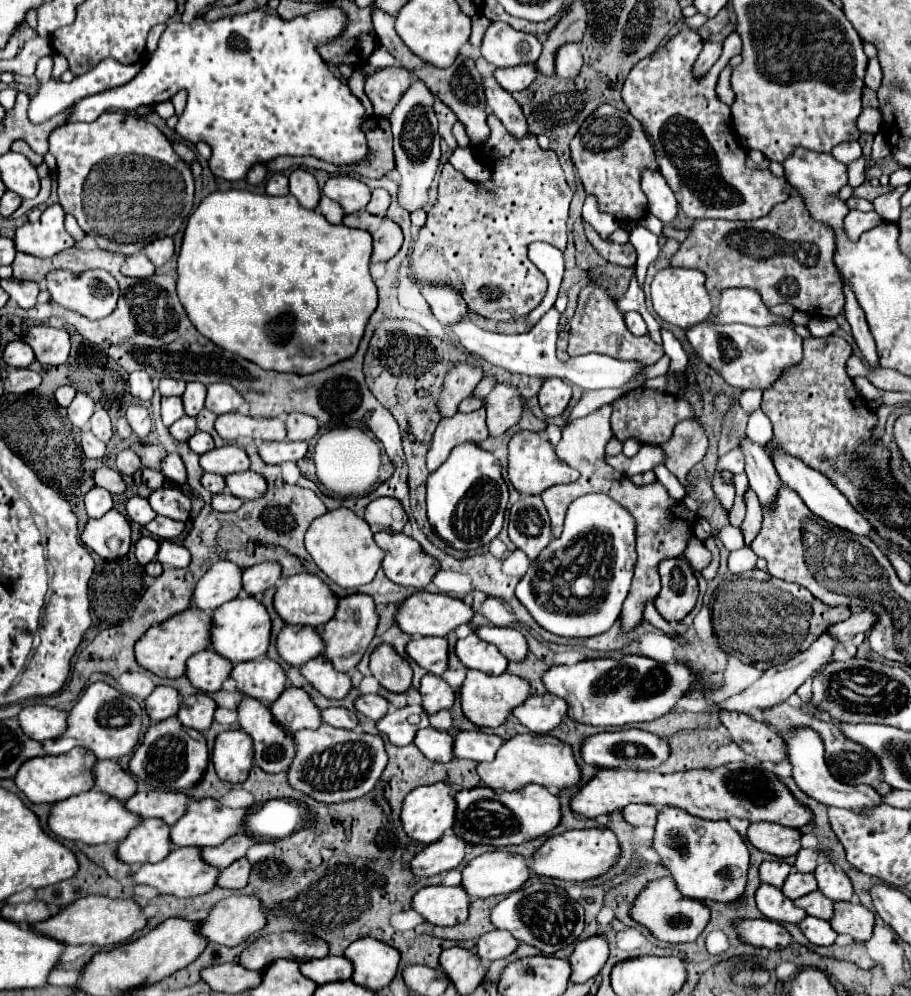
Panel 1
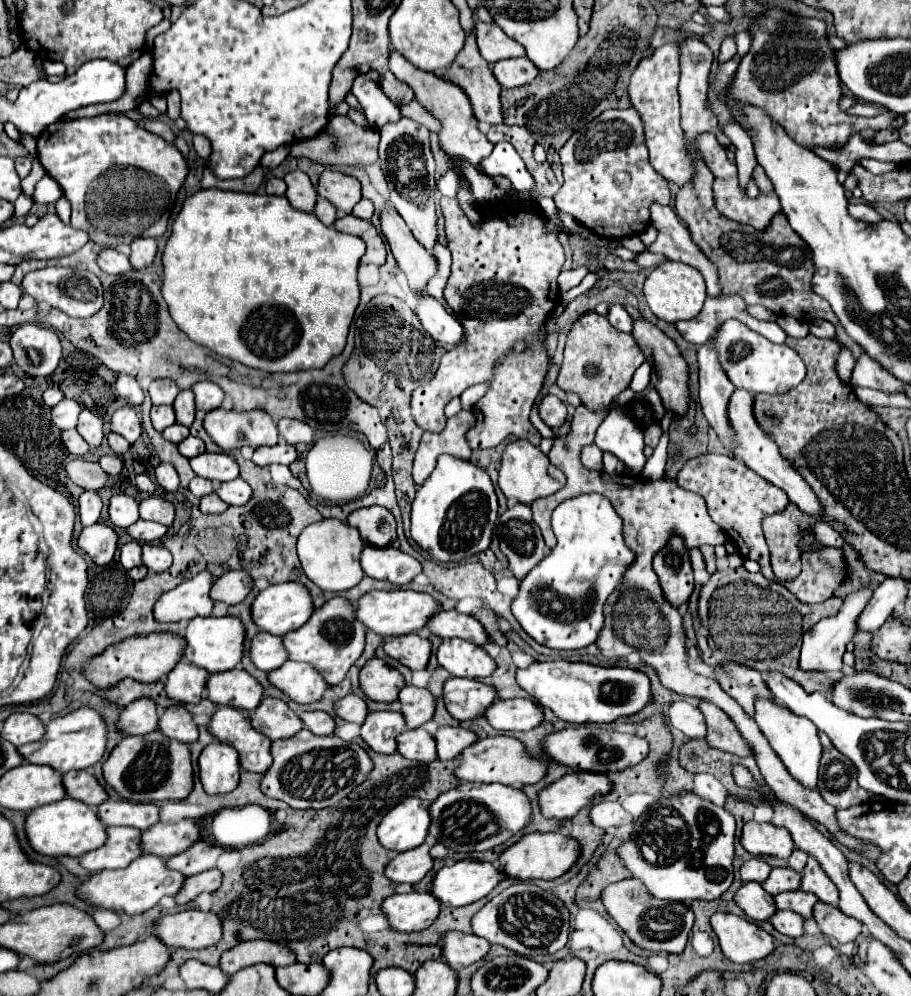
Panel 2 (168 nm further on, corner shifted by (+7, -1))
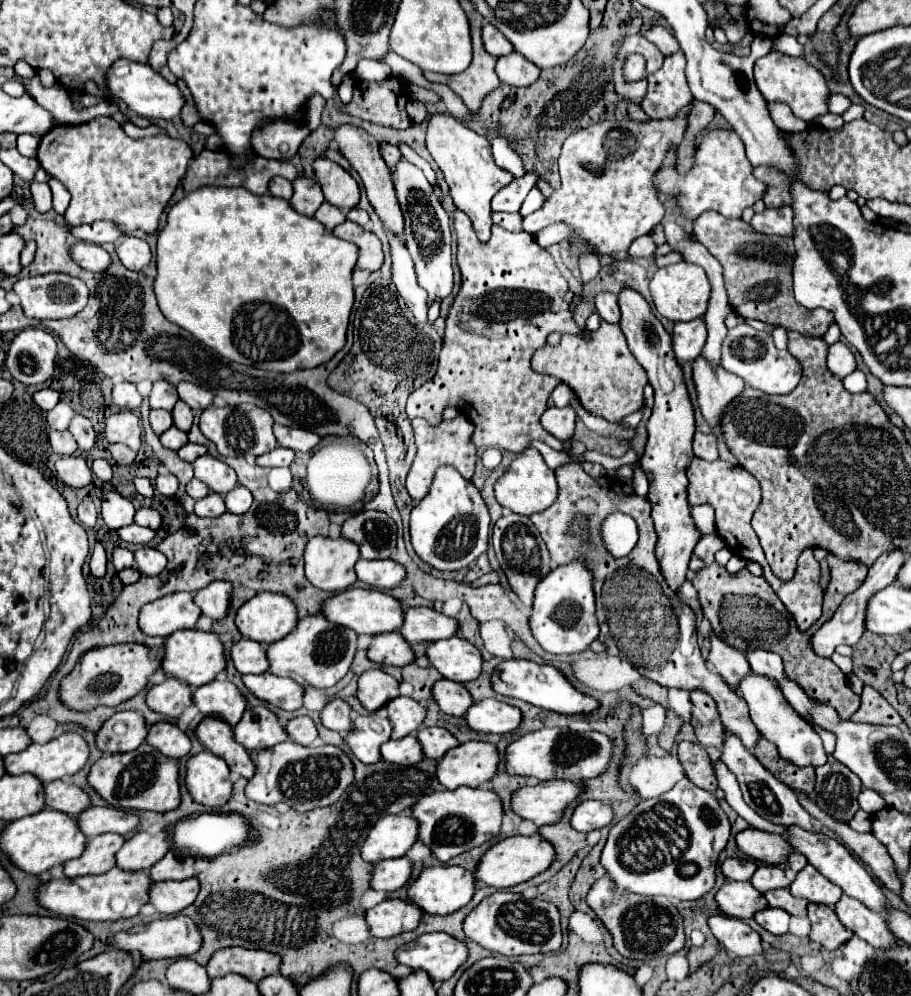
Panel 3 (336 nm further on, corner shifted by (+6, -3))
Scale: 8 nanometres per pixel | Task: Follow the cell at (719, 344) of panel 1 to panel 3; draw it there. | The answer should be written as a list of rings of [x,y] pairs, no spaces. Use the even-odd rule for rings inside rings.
[[[740,324],[728,330],[728,338],[722,344],[720,364],[724,370],[740,376],[748,386],[758,388],[766,394],[788,394],[798,386],[802,378],[800,362],[796,362],[796,358],[788,350],[778,350],[772,342],[770,332],[754,330],[748,324]]]

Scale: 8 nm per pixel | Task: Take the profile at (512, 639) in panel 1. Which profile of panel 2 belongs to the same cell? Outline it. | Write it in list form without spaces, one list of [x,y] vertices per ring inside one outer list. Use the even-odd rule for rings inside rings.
[[[439,610],[427,620],[427,628],[433,636],[439,638],[461,638],[473,644],[487,644],[487,632],[483,630],[481,622],[473,616],[461,614],[457,610]]]

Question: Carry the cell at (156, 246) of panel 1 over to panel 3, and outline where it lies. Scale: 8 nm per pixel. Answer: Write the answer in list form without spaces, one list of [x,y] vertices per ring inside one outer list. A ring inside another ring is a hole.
[[[136,236],[122,238],[122,242],[116,244],[116,252],[118,252],[118,258],[122,260],[122,264],[134,272],[142,272],[150,264],[150,258],[152,258],[148,242],[144,238],[136,238]]]

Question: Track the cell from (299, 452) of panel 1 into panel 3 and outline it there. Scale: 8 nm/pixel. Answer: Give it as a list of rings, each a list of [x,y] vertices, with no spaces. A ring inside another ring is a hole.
[[[278,446],[276,450],[258,456],[258,458],[256,458],[256,464],[258,464],[258,466],[268,466],[268,468],[272,468],[272,466],[290,466],[292,460],[294,460],[294,452],[288,450],[288,448]]]

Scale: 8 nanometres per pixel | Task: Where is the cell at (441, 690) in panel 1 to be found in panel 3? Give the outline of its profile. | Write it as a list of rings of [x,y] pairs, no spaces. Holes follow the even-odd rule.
[[[398,696],[388,702],[388,718],[394,726],[392,738],[404,738],[408,734],[414,734],[418,726],[424,722],[426,708],[408,696]]]

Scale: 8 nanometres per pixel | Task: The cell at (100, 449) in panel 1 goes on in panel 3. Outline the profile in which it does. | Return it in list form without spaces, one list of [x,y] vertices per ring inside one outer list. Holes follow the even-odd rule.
[[[68,430],[64,432],[50,432],[50,446],[56,454],[60,456],[72,456],[78,454],[78,446],[76,440],[72,438],[72,434]]]

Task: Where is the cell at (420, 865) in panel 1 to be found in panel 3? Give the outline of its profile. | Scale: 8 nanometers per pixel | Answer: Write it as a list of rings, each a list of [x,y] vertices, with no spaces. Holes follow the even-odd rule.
[[[402,856],[394,860],[384,860],[374,866],[374,878],[372,878],[372,888],[374,890],[386,890],[394,892],[406,886],[412,878],[412,860]]]

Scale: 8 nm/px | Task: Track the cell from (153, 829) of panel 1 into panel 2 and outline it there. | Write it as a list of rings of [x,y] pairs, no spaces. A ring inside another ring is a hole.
[[[107,828],[107,840],[101,848],[87,852],[79,864],[89,872],[125,868],[139,856],[139,830],[137,828]]]

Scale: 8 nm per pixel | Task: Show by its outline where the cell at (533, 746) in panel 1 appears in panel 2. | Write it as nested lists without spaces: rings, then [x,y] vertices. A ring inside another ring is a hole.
[[[495,736],[467,746],[461,752],[461,764],[455,768],[453,774],[459,782],[485,782],[485,784],[499,782],[513,788],[521,788],[525,784],[539,782],[545,776],[545,770],[547,770],[547,762],[529,758],[525,748],[515,738]]]

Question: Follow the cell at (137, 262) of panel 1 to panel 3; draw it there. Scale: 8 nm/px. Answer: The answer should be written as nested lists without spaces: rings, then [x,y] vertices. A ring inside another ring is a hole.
[[[76,242],[72,246],[72,258],[76,264],[90,272],[104,272],[110,266],[110,254],[98,246],[98,244],[88,244],[88,242]]]

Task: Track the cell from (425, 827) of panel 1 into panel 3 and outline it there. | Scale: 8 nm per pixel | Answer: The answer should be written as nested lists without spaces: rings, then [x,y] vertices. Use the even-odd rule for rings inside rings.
[[[410,812],[380,818],[372,826],[362,846],[362,858],[366,862],[376,864],[380,860],[404,856],[416,842],[418,824],[420,822],[416,822],[416,818],[410,816]]]

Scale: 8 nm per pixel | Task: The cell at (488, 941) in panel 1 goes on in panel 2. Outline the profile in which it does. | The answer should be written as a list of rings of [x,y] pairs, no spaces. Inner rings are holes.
[[[457,930],[445,932],[441,936],[441,954],[445,964],[449,964],[453,970],[459,970],[461,966],[475,964],[477,960],[485,958],[489,952],[487,940],[481,940],[473,934],[463,934]]]

